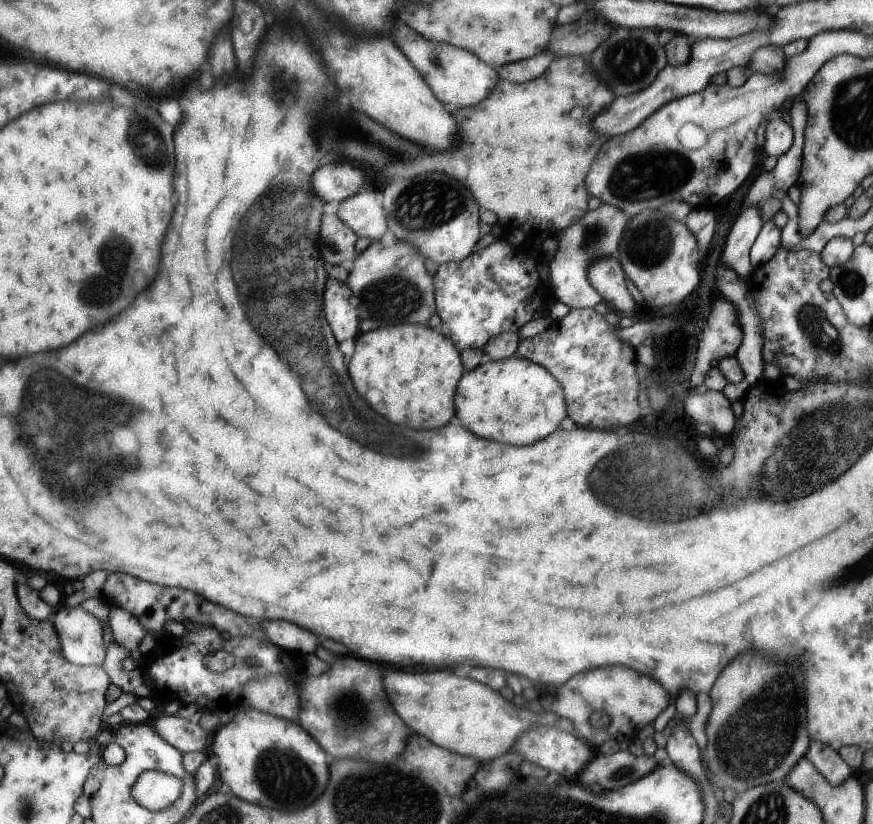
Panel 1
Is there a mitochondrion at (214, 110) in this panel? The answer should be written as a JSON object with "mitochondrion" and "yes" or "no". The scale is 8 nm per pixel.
{"mitochondrion":"no"}

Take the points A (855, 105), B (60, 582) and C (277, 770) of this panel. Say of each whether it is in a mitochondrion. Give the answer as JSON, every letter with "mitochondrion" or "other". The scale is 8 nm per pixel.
{"A":"mitochondrion","B":"other","C":"mitochondrion"}

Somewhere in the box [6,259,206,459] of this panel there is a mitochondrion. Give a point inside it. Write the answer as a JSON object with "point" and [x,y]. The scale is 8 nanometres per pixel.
{"point":[40,363]}

